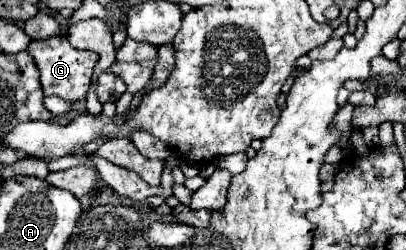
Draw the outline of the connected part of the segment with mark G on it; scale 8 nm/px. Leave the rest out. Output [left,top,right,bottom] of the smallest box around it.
[26,34,98,102]

